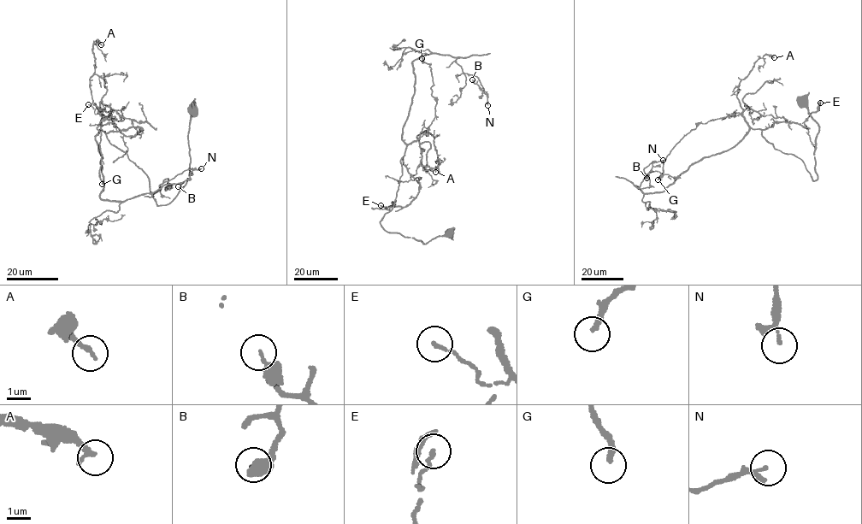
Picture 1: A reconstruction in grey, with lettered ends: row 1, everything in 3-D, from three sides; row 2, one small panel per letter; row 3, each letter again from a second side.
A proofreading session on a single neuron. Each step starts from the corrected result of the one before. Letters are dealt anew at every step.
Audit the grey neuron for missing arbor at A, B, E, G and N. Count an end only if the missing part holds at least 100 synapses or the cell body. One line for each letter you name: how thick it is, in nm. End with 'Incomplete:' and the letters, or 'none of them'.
Incomplete: none of them

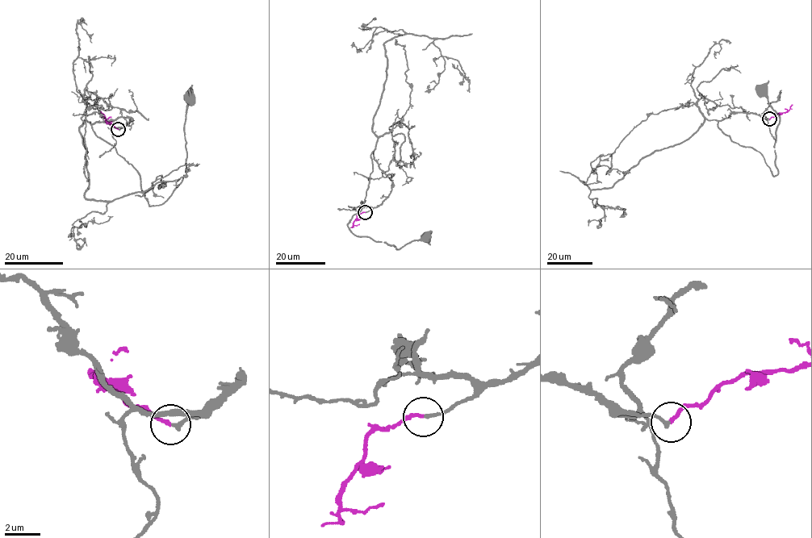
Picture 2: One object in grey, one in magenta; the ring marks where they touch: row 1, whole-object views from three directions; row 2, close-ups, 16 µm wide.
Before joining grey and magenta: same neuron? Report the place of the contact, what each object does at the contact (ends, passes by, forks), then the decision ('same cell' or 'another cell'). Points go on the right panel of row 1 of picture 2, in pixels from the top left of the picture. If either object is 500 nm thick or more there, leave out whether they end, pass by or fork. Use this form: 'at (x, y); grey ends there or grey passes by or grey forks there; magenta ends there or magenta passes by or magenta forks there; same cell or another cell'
at (769, 118); grey ends there; magenta ends there; same cell

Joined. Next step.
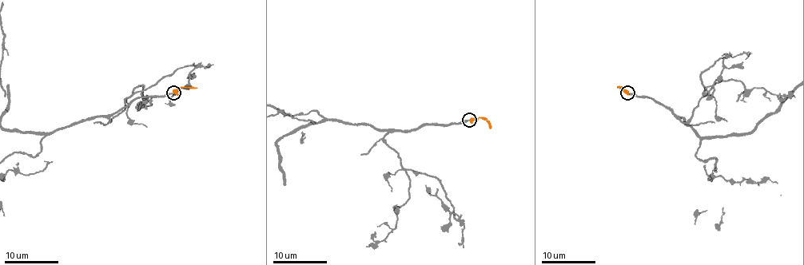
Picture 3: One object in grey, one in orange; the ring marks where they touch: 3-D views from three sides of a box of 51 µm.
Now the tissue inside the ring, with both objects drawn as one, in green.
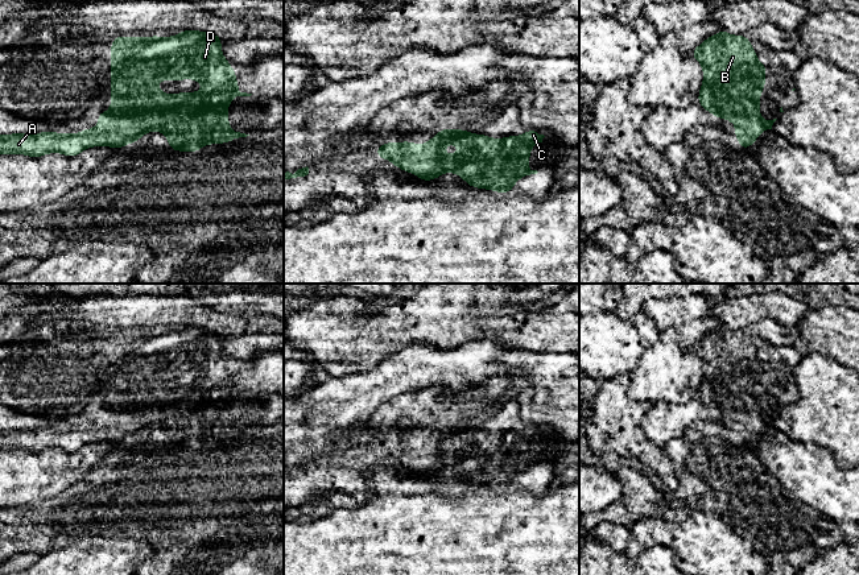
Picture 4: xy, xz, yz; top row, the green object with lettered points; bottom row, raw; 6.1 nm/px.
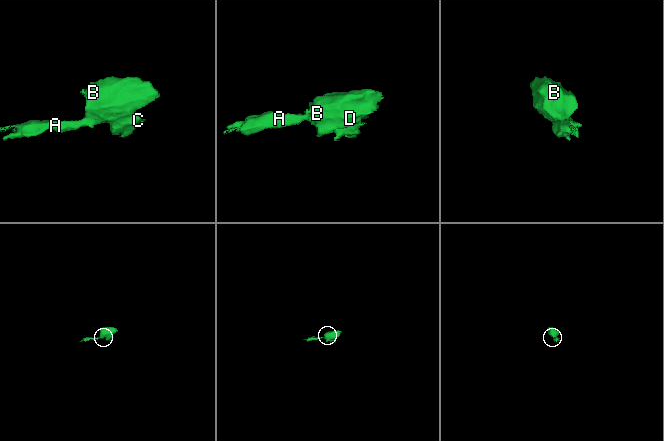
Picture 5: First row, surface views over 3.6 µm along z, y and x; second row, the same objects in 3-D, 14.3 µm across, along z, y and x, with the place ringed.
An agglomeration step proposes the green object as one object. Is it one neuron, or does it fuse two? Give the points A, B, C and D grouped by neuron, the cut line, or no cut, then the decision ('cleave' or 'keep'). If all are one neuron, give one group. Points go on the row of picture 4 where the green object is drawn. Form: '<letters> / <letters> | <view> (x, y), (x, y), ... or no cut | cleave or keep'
A B C D | no cut | keep

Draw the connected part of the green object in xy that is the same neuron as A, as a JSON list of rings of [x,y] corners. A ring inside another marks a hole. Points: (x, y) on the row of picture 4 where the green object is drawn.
[[[195,29],[182,30],[172,37],[124,37],[116,36],[111,42],[111,108],[107,112],[98,112],[98,127],[82,129],[78,135],[38,132],[36,135],[12,133],[0,135],[0,154],[21,153],[38,158],[48,153],[62,153],[67,157],[80,154],[92,146],[111,146],[124,149],[128,142],[136,144],[146,132],[158,131],[165,135],[170,146],[169,150],[195,153],[208,144],[231,142],[249,135],[235,132],[230,128],[227,108],[234,96],[251,96],[252,94],[238,90],[235,69],[222,54],[222,38],[216,33],[198,32]],[[195,79],[205,86],[199,92],[162,94],[160,86],[152,80],[183,80]]]

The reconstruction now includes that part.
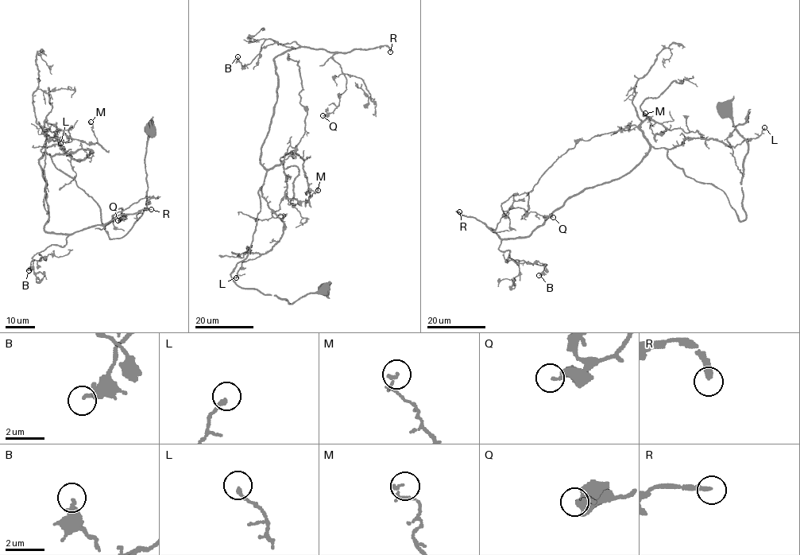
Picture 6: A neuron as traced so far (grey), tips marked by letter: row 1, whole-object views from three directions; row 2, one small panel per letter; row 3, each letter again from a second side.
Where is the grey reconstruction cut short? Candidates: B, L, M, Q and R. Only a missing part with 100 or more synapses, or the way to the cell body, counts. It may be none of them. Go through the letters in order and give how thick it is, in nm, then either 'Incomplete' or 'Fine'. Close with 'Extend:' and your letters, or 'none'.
B: Thickness 170 nm. Fine
L: Thickness 180 nm. Fine
M: Thickness 140 nm. Fine
Q: Thickness 240 nm. Fine
R: Thickness 240 nm. Incomplete
Extend: R

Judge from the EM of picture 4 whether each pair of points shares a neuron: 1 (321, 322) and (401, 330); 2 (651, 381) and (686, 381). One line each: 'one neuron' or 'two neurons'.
1: one neuron
2: one neuron

